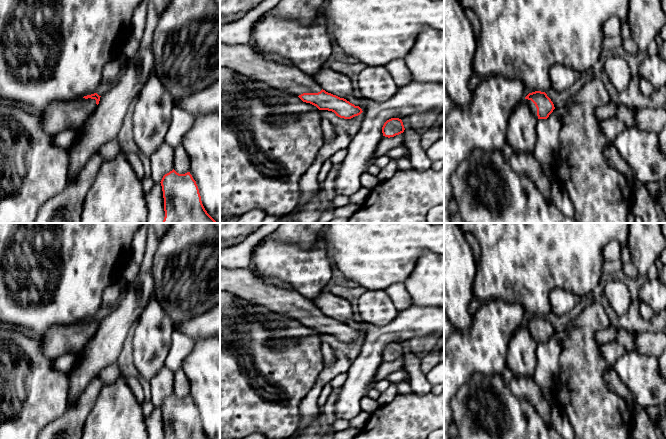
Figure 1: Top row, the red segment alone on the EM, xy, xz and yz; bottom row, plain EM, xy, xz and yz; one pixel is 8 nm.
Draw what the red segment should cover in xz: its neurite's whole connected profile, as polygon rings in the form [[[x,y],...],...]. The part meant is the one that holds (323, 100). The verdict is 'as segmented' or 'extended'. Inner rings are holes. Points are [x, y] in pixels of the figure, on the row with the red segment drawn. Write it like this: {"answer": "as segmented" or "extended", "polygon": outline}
{"answer": "extended", "polygon": [[[220,43],[220,68],[228,68],[249,78],[262,81],[282,94],[298,96],[303,102],[351,119],[363,111],[344,98],[326,92],[312,78],[296,67],[280,65],[256,53],[249,45]]]}

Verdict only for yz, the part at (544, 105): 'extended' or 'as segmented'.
extended

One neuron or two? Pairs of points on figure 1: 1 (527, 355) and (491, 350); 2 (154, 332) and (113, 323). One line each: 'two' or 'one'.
1: two
2: two

